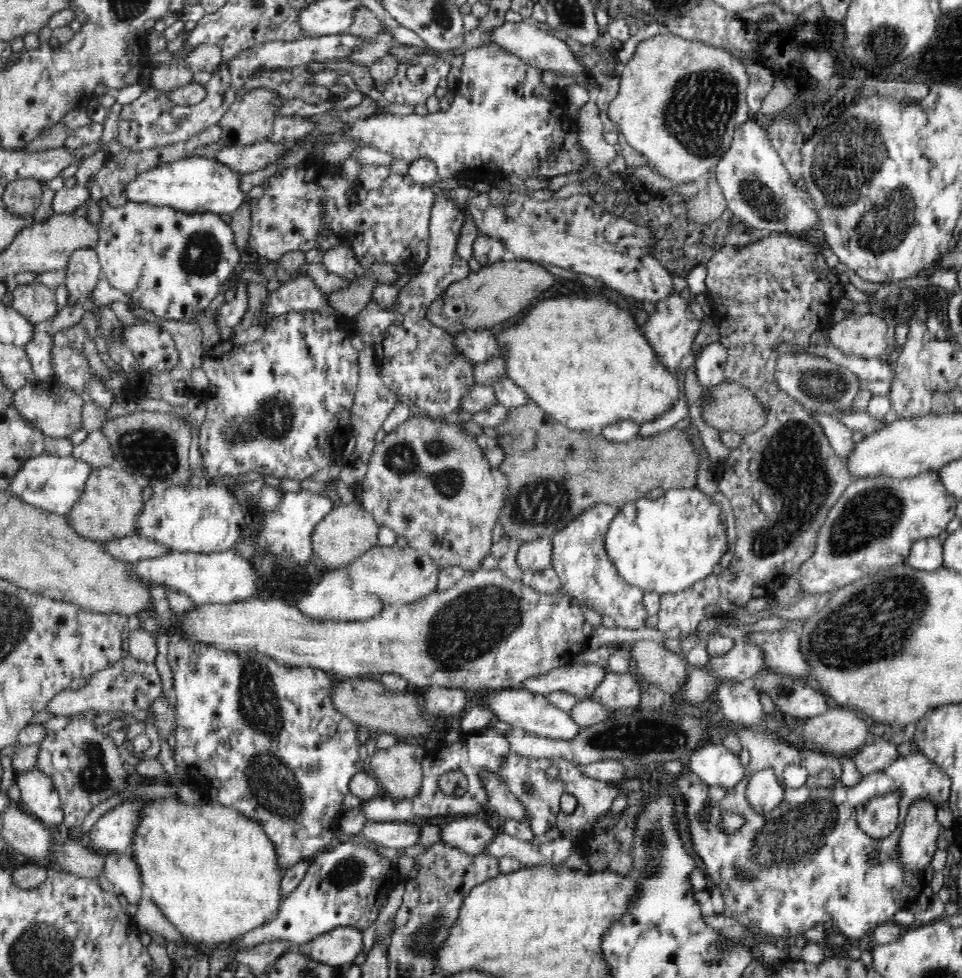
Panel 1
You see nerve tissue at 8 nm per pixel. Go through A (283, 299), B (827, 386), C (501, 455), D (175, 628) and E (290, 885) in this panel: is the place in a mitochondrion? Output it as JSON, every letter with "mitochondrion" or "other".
{"A":"other","B":"mitochondrion","C":"other","D":"other","E":"other"}

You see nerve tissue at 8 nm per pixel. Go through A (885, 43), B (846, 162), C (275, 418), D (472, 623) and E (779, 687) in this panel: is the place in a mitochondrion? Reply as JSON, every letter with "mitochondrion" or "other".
{"A":"mitochondrion","B":"mitochondrion","C":"mitochondrion","D":"mitochondrion","E":"mitochondrion"}

